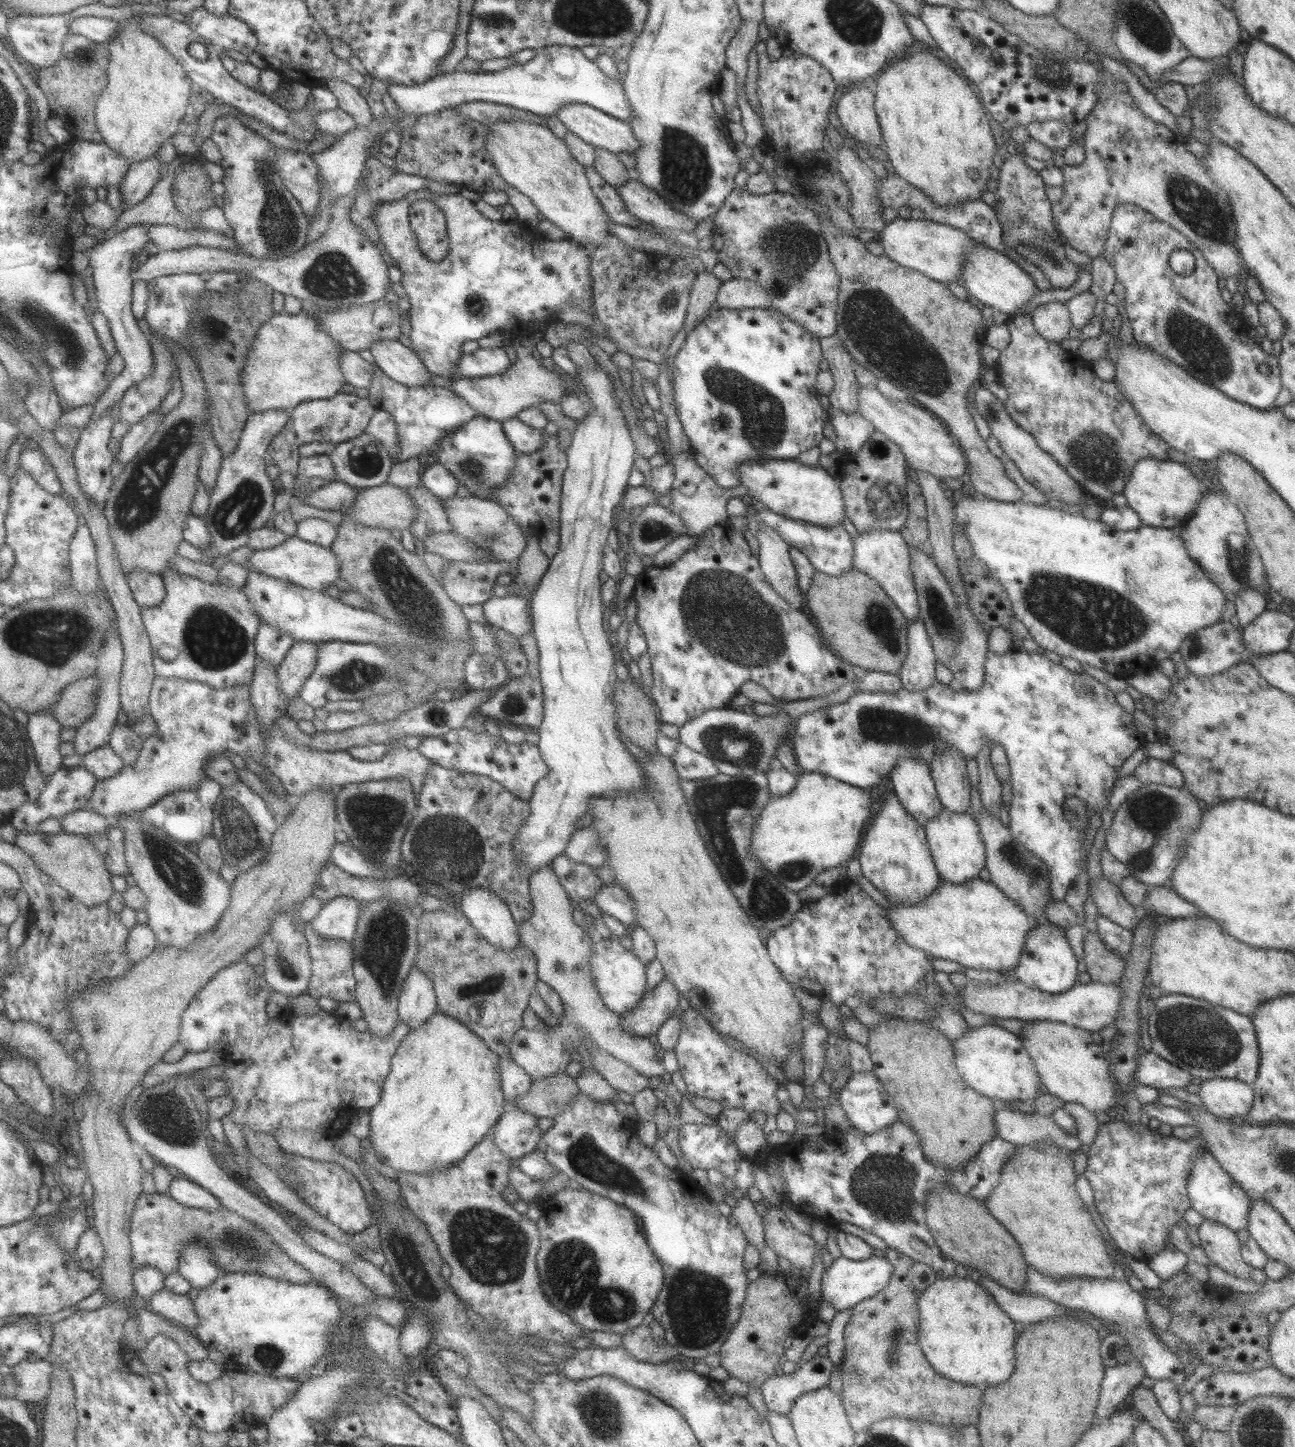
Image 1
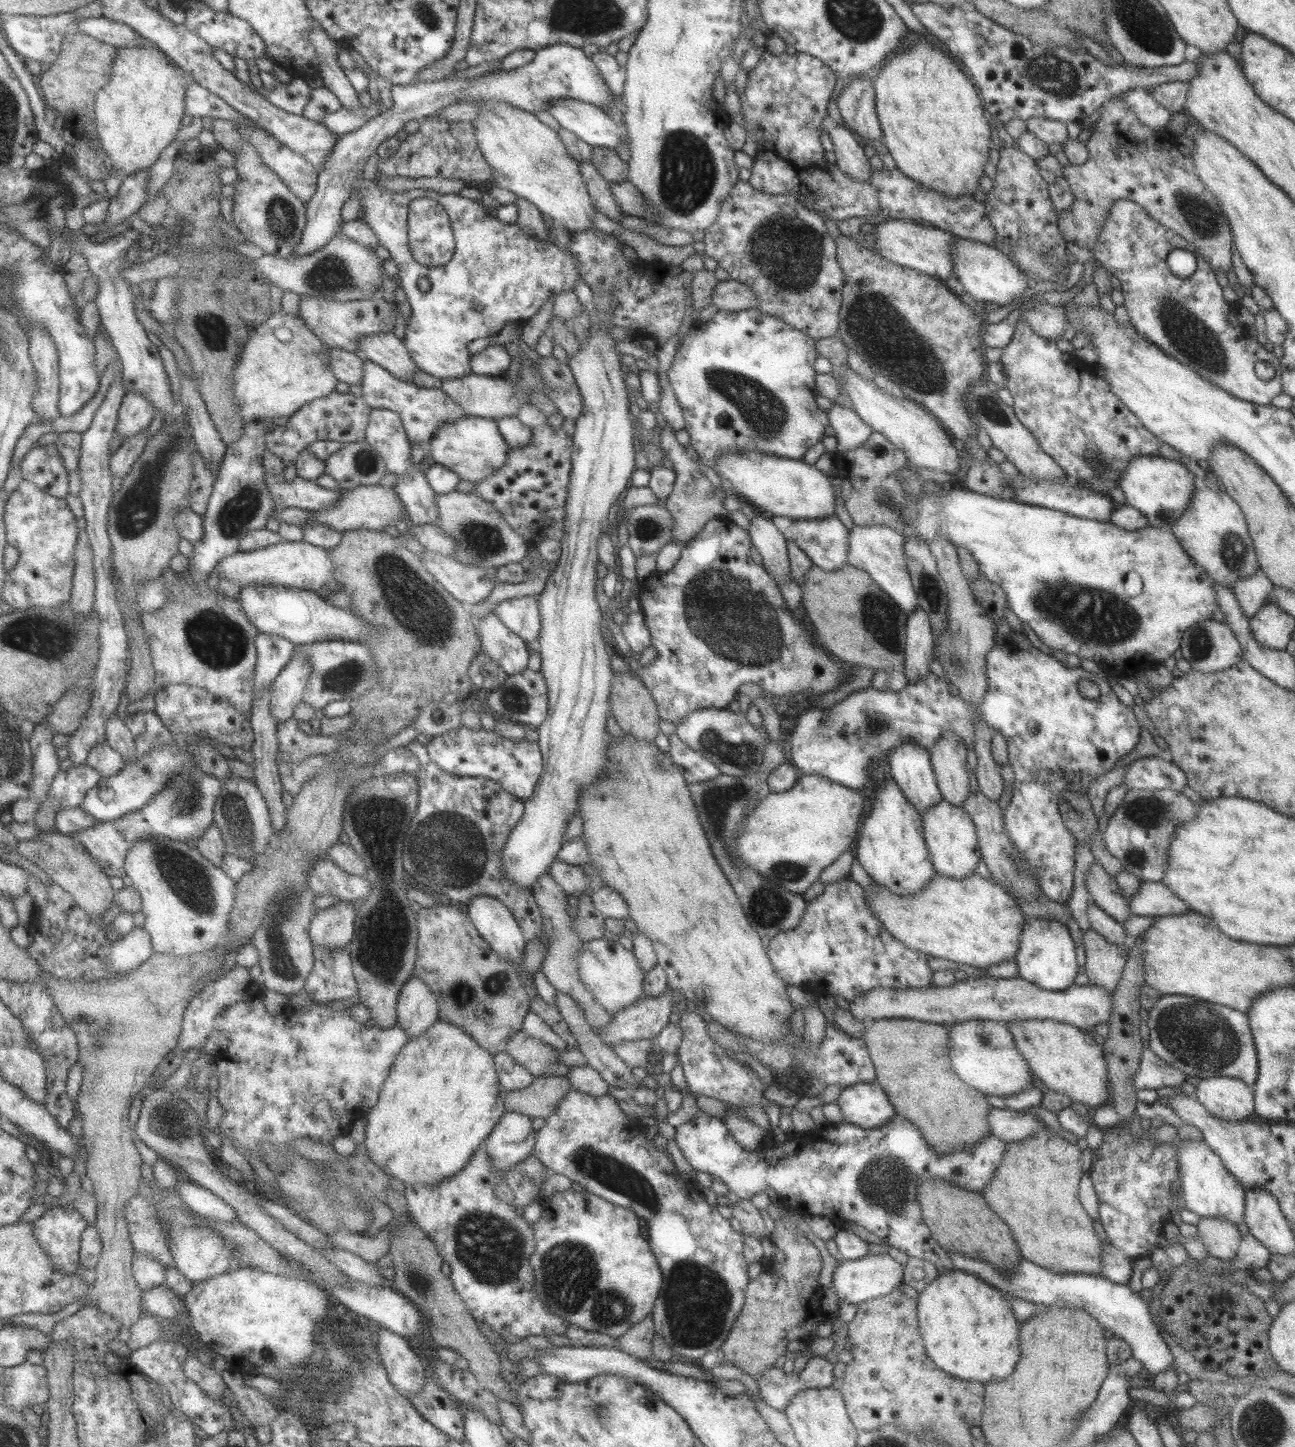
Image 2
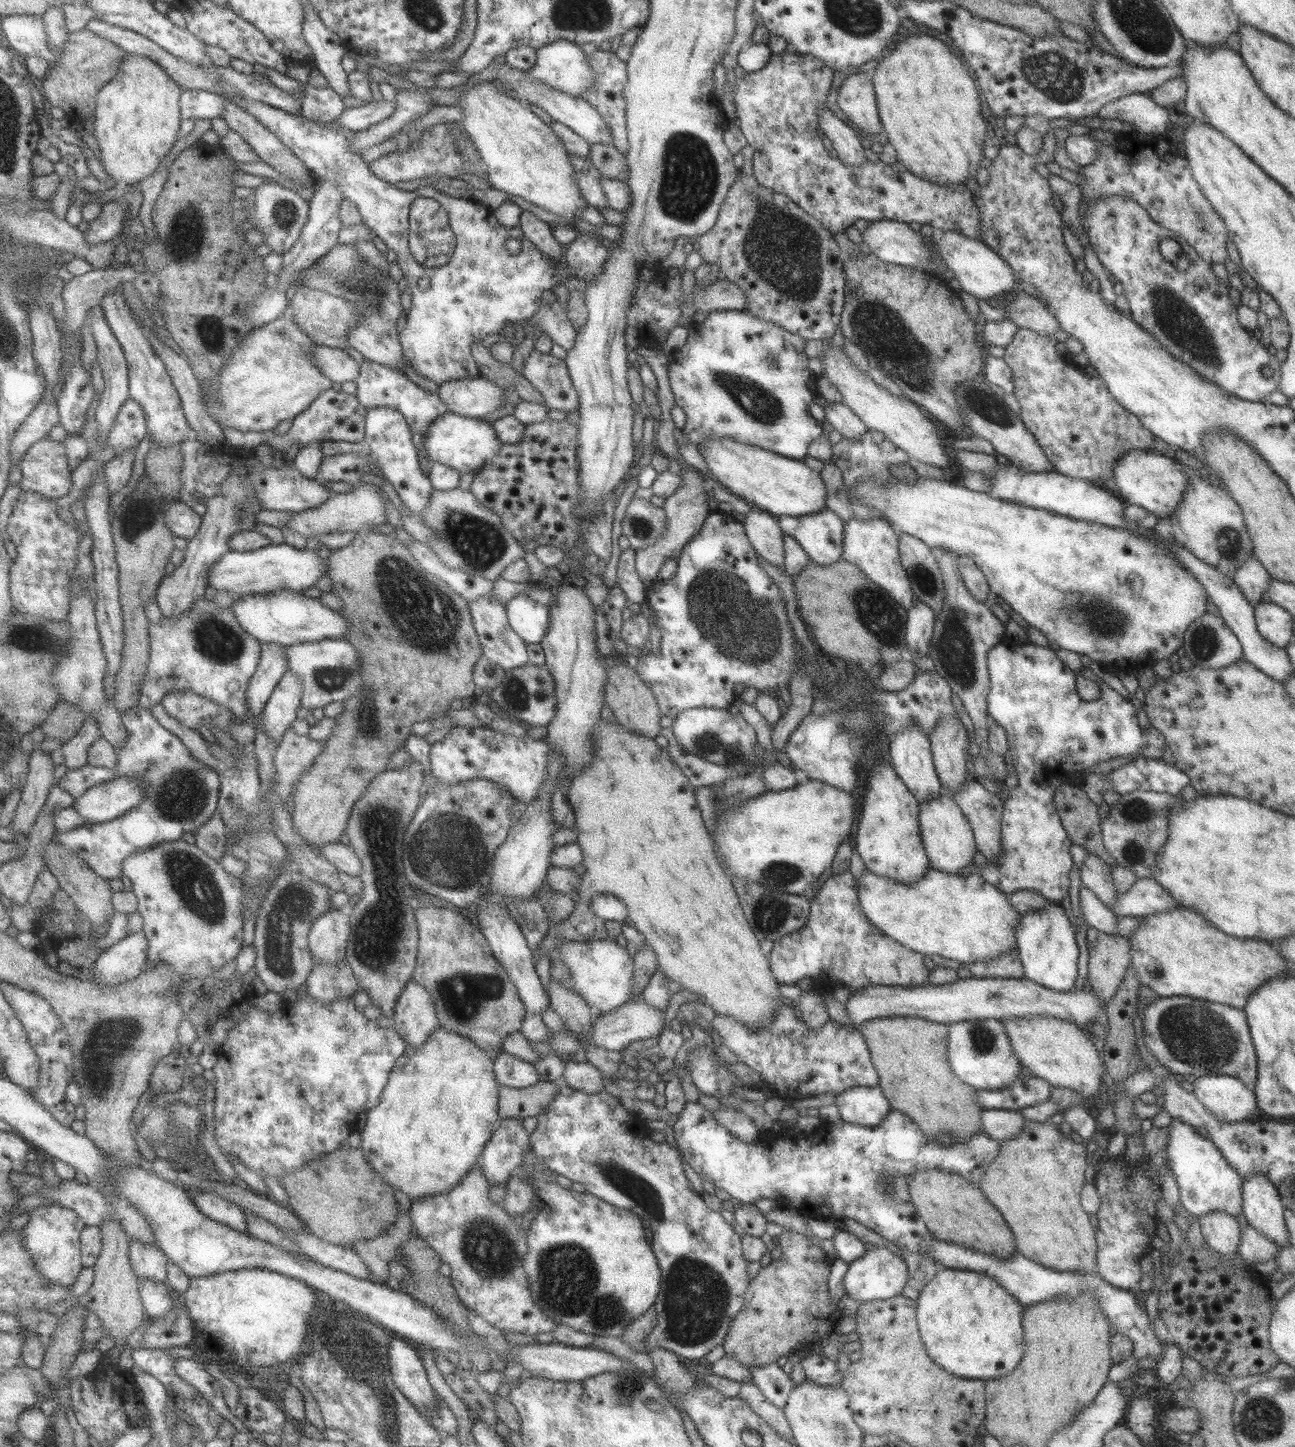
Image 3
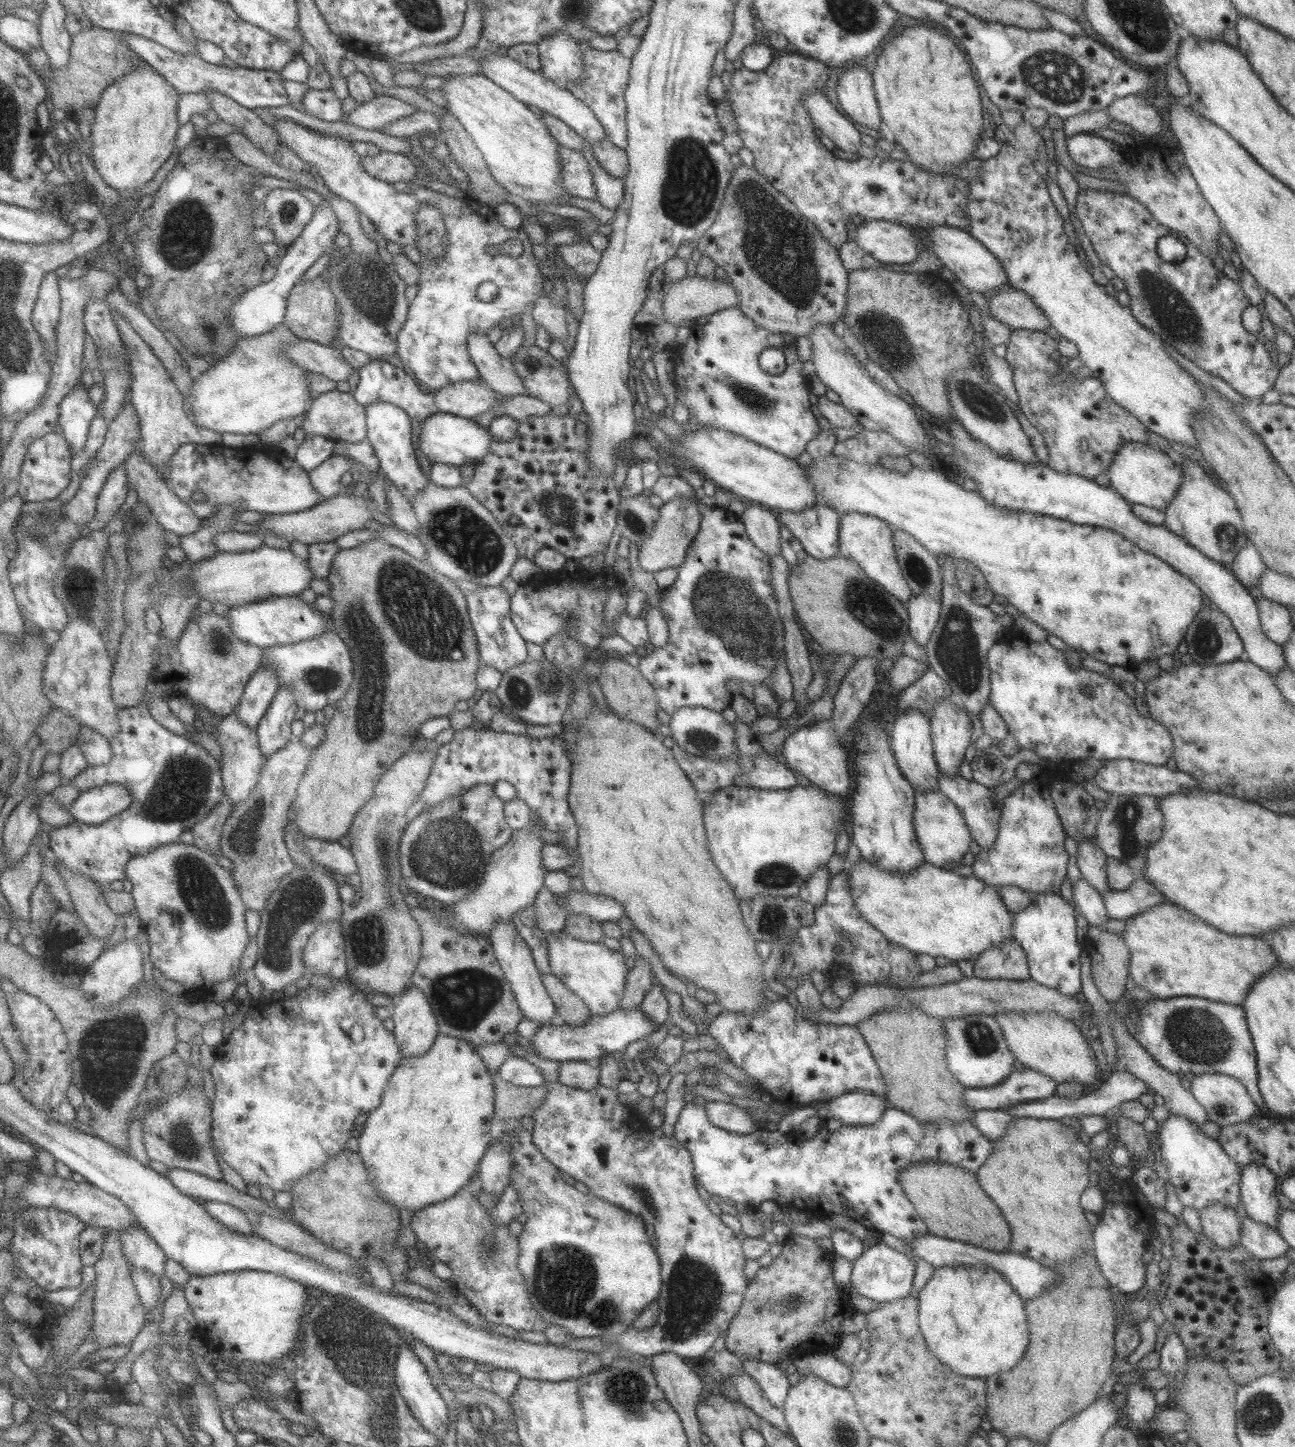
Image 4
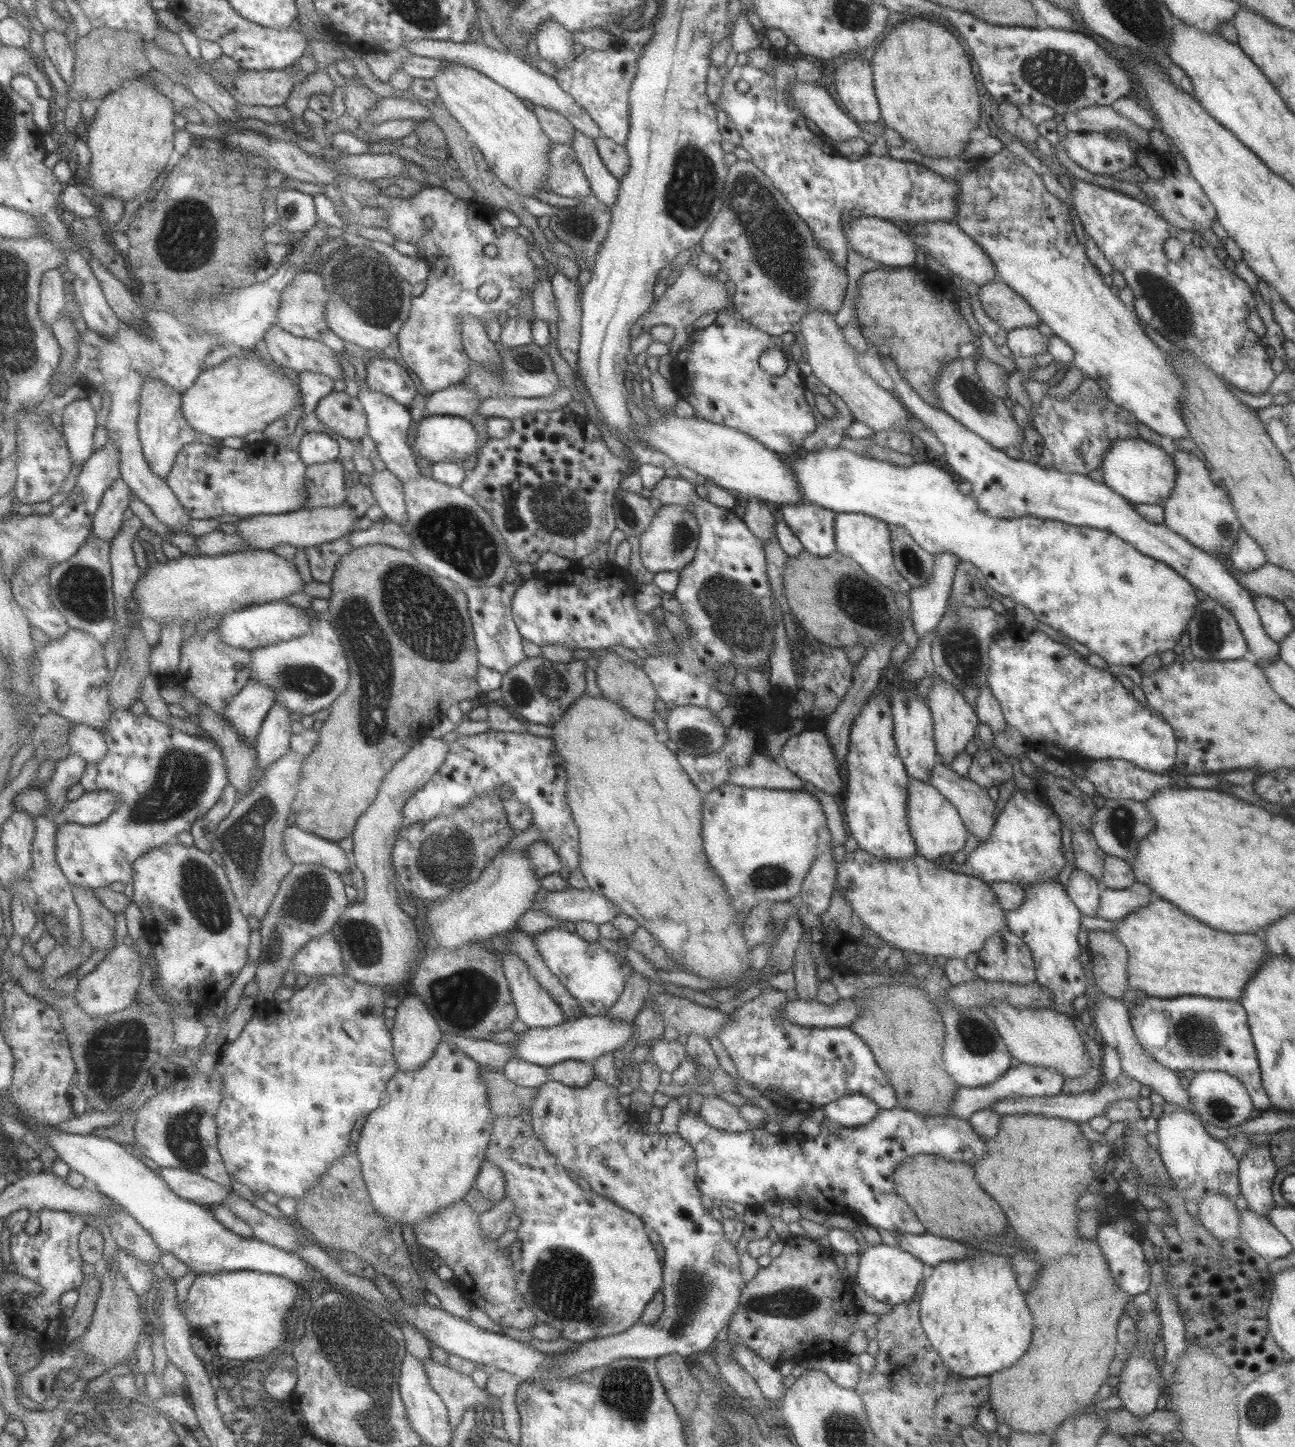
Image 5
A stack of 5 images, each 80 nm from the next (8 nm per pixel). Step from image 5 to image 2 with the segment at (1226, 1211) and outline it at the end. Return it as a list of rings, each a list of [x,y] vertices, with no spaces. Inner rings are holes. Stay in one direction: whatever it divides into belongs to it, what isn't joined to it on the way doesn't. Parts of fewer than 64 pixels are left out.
[[[1207,1216],[1197,1221],[1198,1240],[1205,1247],[1208,1256],[1234,1263],[1240,1238],[1235,1224],[1224,1218]]]

